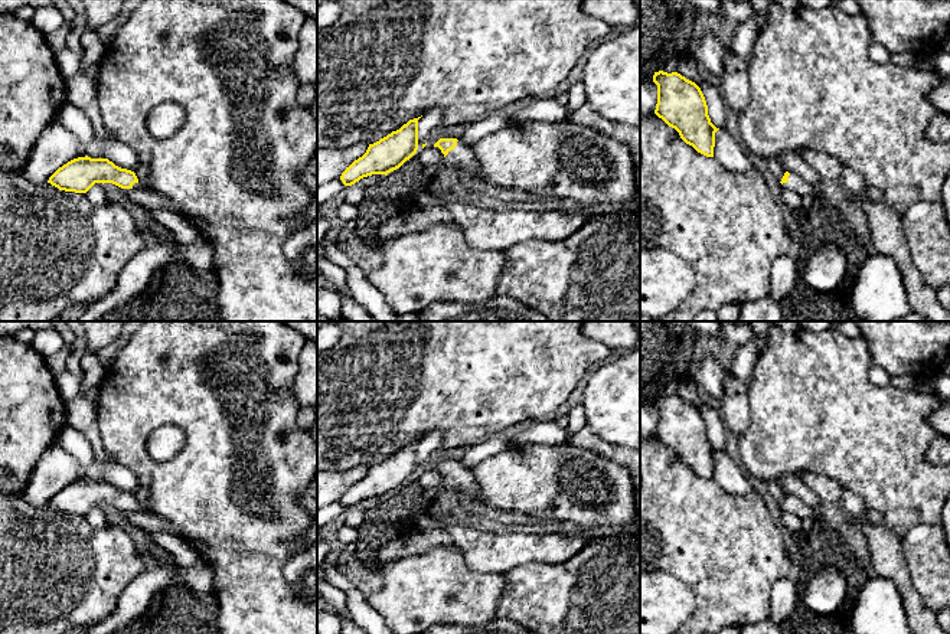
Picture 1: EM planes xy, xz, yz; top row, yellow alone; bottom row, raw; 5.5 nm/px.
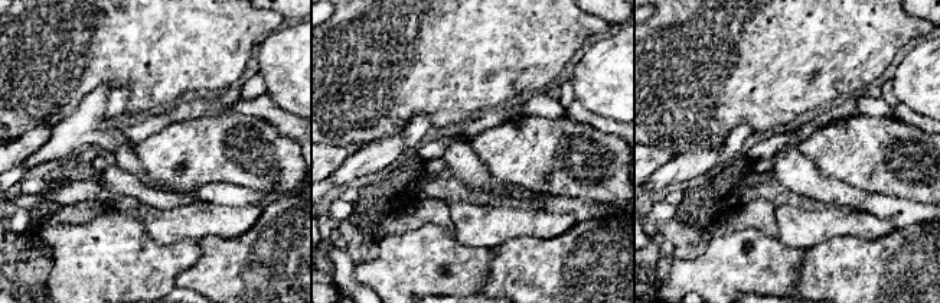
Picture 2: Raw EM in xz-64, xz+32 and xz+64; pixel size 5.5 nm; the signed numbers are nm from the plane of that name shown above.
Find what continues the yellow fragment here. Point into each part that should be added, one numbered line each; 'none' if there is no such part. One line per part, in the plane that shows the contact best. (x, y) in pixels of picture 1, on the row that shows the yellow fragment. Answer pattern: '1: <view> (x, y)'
1: xz (462, 157)

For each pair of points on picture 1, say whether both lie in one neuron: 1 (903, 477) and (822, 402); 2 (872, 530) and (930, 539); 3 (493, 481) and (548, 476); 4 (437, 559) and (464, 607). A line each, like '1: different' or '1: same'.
1: same
2: different
3: same
4: same

